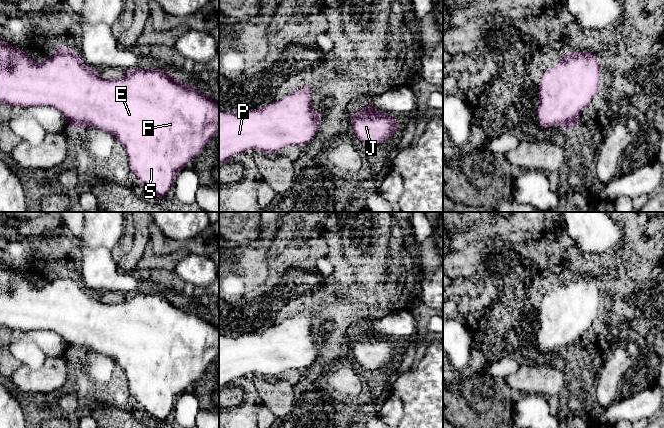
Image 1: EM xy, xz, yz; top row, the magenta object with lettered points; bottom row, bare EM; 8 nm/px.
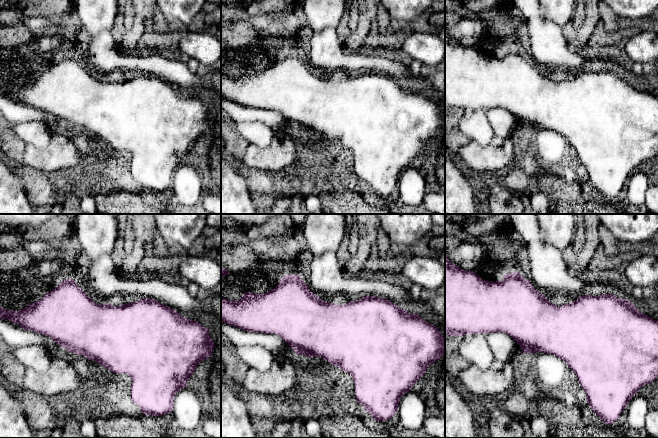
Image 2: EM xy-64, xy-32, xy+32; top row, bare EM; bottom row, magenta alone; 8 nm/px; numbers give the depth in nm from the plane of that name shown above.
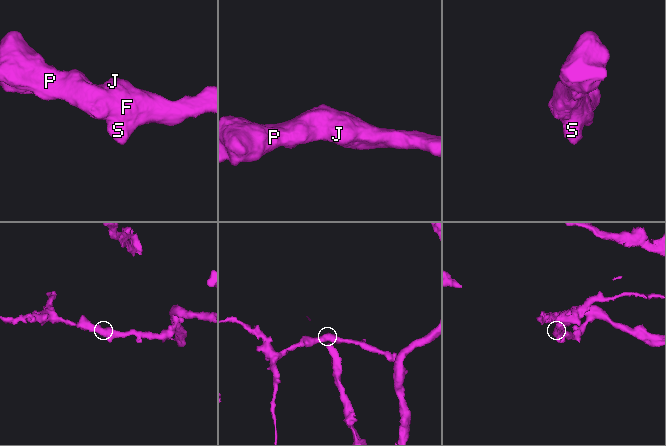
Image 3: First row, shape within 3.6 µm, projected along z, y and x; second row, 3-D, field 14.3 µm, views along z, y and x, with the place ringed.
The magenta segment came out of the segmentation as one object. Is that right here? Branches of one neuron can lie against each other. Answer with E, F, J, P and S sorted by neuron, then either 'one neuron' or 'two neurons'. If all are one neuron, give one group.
groups E F J P S; one neuron

